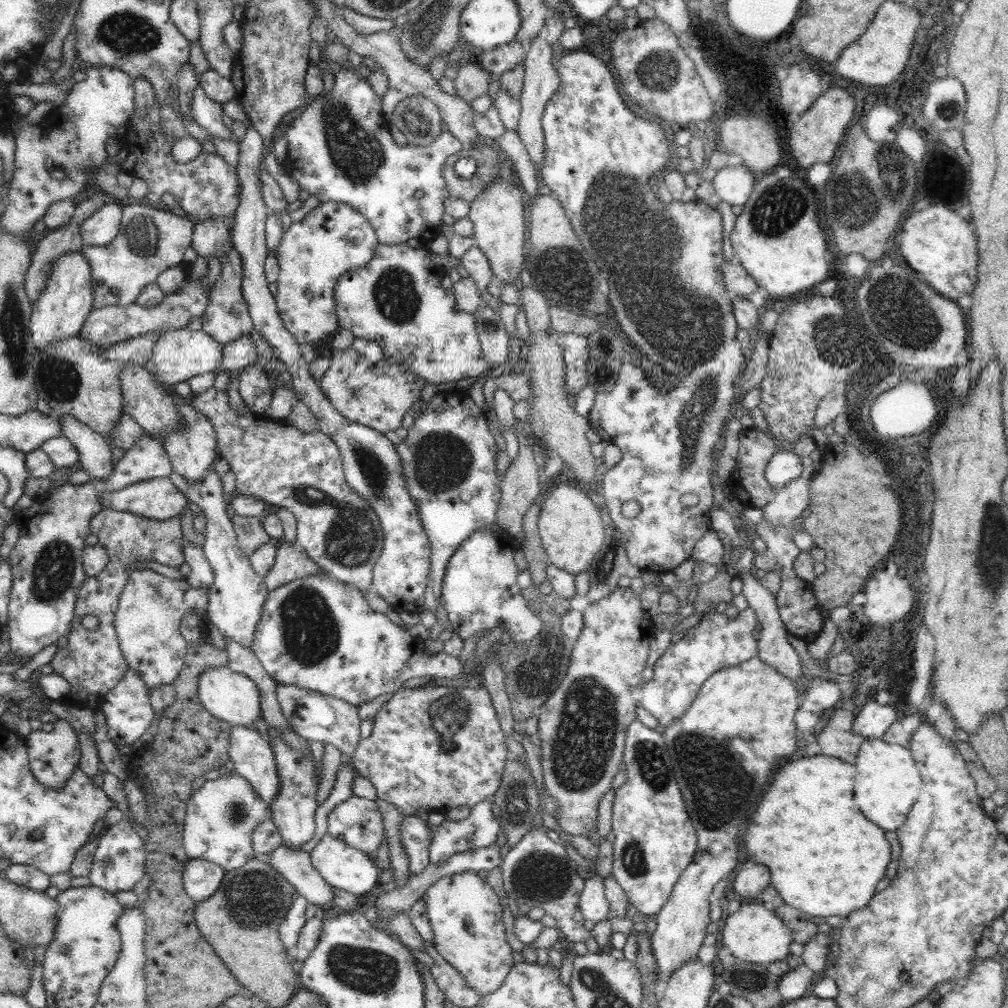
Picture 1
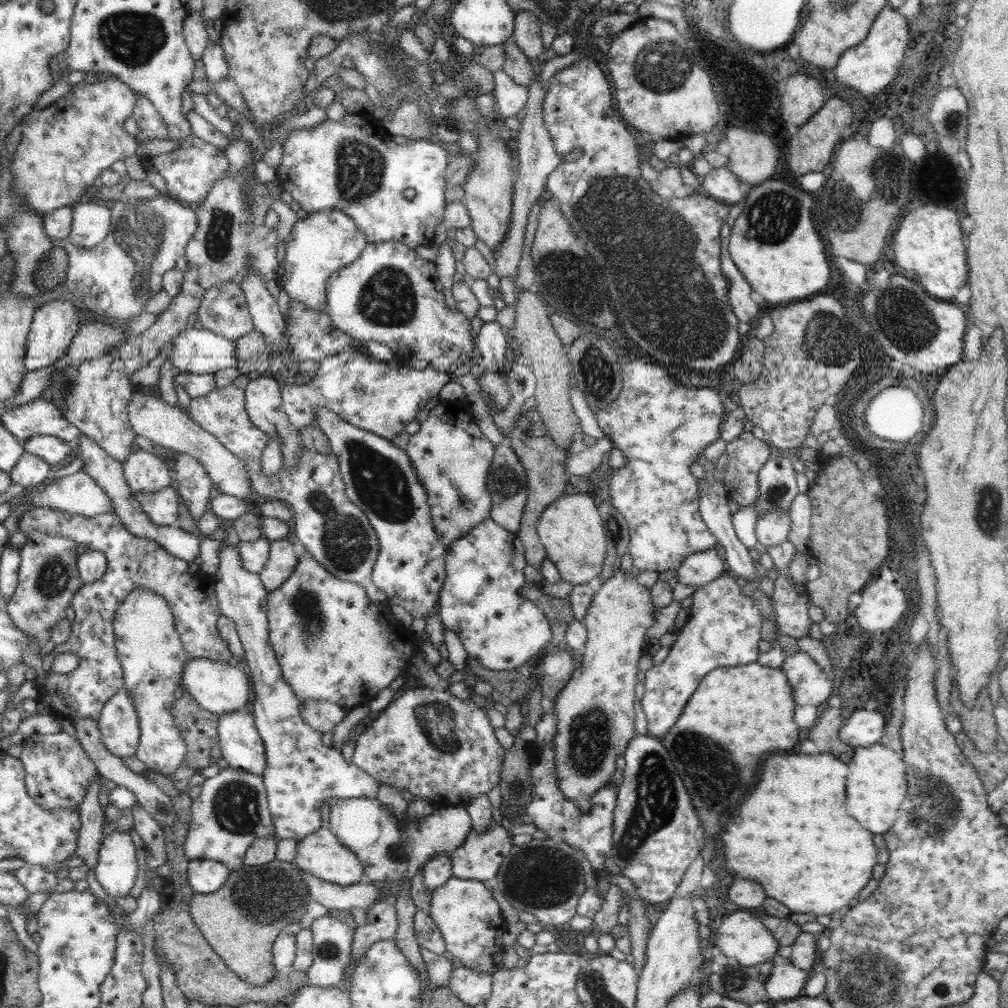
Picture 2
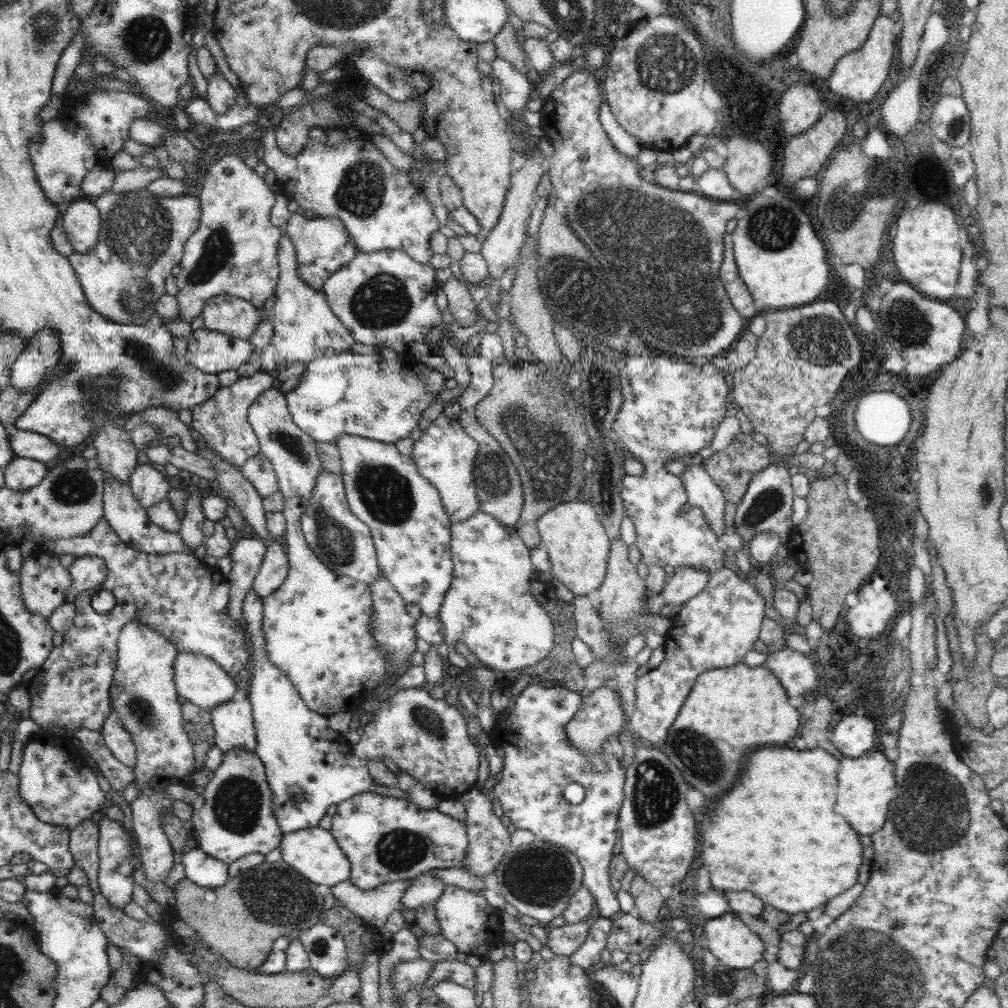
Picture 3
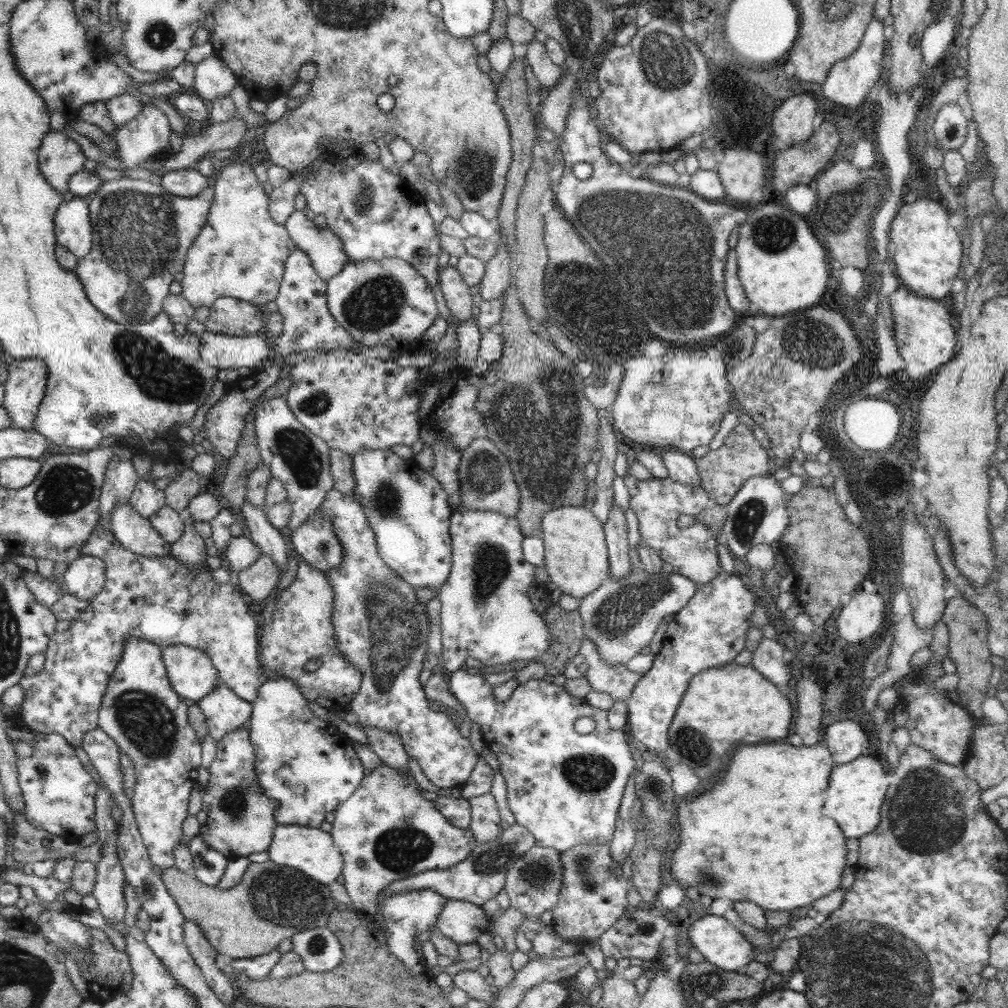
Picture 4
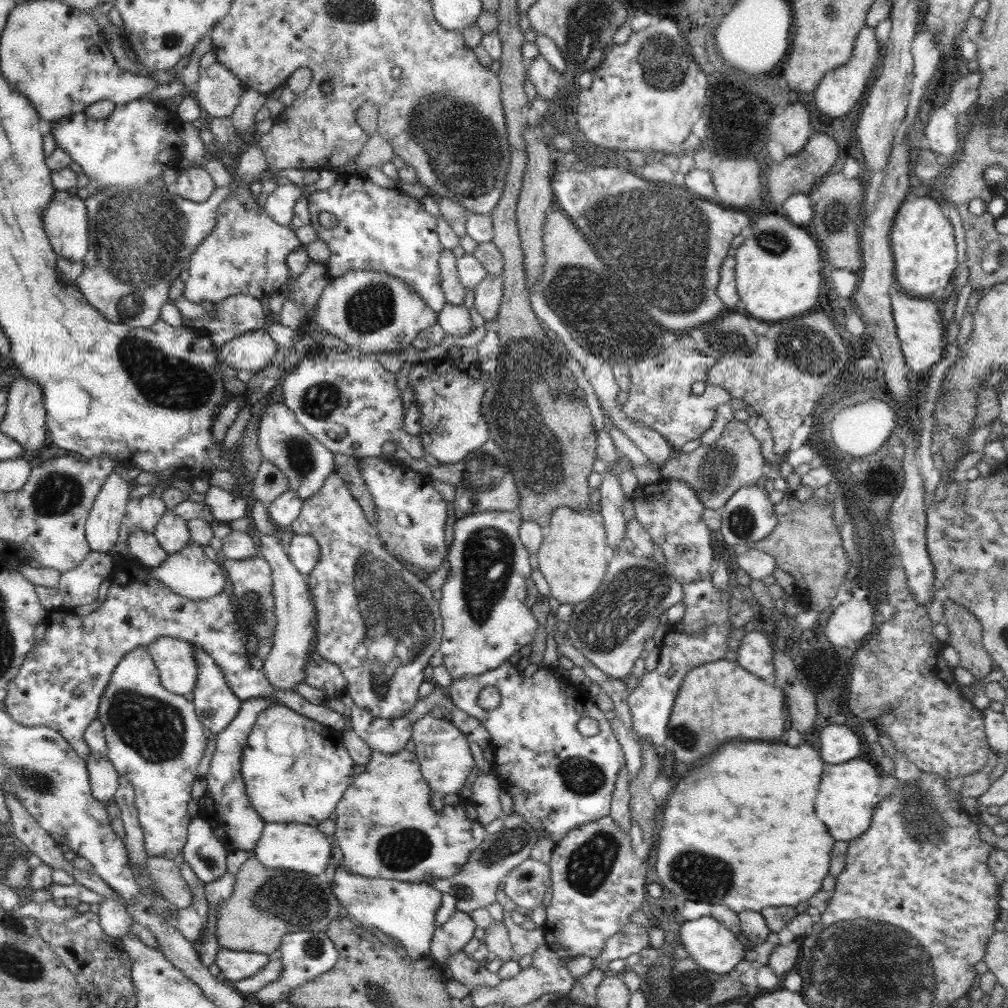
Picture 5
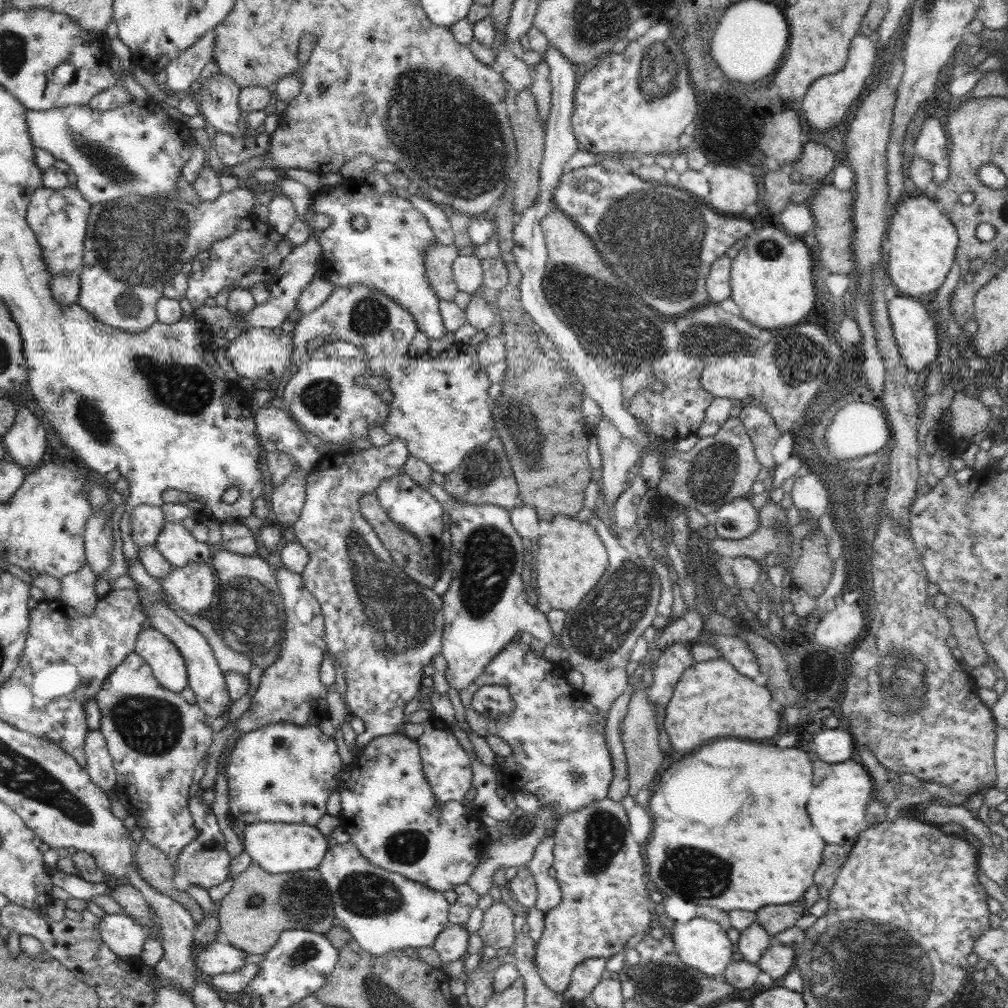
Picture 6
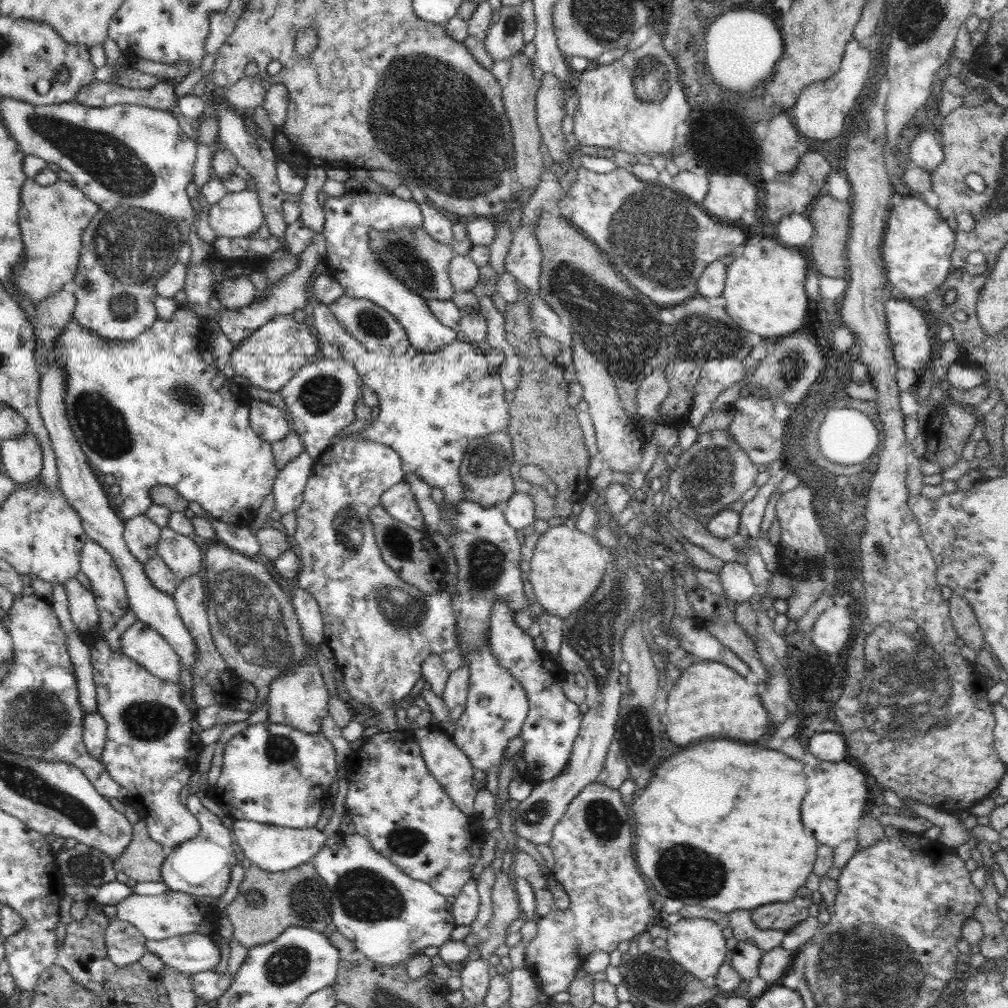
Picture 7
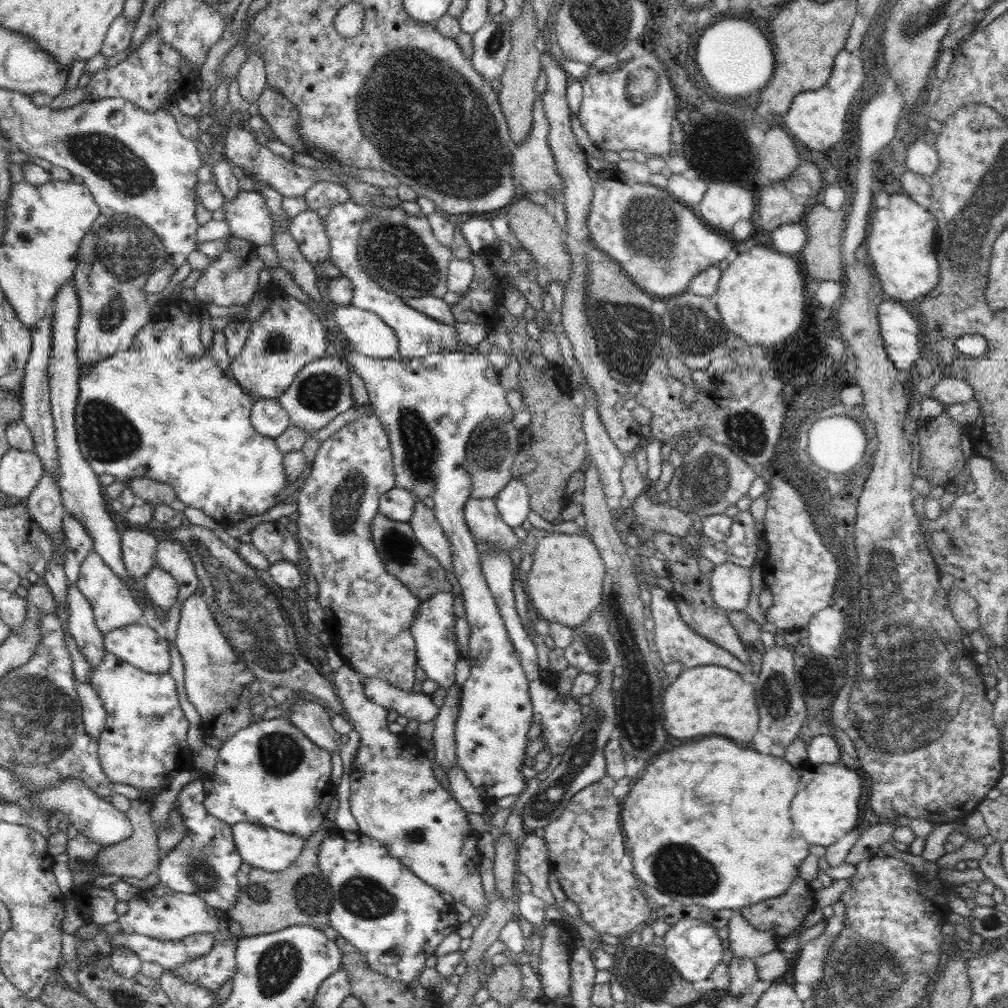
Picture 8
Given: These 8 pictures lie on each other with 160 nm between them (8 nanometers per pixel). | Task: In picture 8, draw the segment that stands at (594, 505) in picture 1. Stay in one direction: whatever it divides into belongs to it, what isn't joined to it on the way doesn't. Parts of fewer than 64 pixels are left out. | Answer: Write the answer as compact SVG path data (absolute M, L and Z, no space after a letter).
M550 533L535 540L532 570L526 593L536 618L576 628L590 619L601 604L605 565L598 548L585 533Z

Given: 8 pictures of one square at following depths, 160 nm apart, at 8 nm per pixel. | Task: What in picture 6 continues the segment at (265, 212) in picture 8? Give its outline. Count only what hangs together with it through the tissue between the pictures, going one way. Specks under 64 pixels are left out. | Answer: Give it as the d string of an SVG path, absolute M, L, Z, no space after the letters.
M236 188L231 192L221 192L213 201L201 201L198 206L176 195L128 195L104 204L92 204L84 239L77 303L100 323L126 332L146 331L157 322L155 308L163 294L164 284L180 273L183 263L196 256L196 253L210 248L214 242L228 238L237 229L241 218L254 213L256 202L267 207L271 199L272 195L269 194L252 194L247 188Z

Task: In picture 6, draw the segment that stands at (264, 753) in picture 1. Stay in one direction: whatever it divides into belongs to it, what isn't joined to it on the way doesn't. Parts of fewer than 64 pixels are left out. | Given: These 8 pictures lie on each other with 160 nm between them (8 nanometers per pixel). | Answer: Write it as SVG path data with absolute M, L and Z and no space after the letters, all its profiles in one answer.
M132 560L132 562L126 562L128 570L126 574L130 577L137 585L136 595L140 597L140 603L142 603L144 612L146 613L147 619L152 625L152 629L158 630L171 640L172 644L176 645L180 655L184 658L186 663L186 669L188 673L188 686L192 688L196 695L197 705L204 711L204 714L208 718L215 719L220 716L223 712L226 712L232 702L230 700L227 686L225 683L225 674L220 669L216 658L214 657L212 648L208 644L204 635L190 626L185 620L178 617L162 600L162 595L165 595L158 579L153 578L151 574L148 574L144 569L144 566L140 564L139 560Z

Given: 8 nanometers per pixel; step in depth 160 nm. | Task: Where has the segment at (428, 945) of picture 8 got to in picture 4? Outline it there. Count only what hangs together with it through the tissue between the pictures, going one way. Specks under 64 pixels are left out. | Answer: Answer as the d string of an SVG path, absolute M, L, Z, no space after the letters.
M426 889L392 893L384 898L380 897L379 893L377 907L378 904L381 904L381 914L384 916L388 930L387 935L383 936L383 939L389 946L389 951L404 963L409 975L419 975L427 971L424 958L415 949L415 936L429 930L429 926L435 924L446 901L447 898L440 893Z

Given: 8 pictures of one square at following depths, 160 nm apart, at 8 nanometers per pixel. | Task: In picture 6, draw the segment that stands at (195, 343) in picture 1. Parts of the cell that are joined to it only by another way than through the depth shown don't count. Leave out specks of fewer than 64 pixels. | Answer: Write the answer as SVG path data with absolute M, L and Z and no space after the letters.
M251 327L231 340L225 349L228 360L241 377L250 378L254 381L266 380L270 383L293 368L290 362L292 350L294 350L293 338L285 334L280 327Z

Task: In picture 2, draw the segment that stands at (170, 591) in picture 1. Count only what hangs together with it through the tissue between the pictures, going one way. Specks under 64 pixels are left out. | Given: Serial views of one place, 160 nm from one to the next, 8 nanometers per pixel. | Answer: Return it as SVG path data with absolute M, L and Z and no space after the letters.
M134 589L118 607L113 620L115 634L115 649L123 669L123 687L129 692L132 704L138 715L140 738L136 758L142 760L148 769L153 769L163 775L172 774L182 764L187 753L185 740L174 724L170 709L174 704L174 692L178 690L186 664L192 659L180 640L175 629L174 615L163 597L148 589Z

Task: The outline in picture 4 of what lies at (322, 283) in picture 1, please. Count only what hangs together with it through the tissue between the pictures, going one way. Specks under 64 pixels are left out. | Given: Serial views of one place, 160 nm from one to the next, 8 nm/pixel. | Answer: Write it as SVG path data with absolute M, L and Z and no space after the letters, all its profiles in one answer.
M297 209L283 225L297 248L309 256L323 281L327 282L344 268L347 254L336 232L330 231L327 226L321 230L309 218L309 213Z

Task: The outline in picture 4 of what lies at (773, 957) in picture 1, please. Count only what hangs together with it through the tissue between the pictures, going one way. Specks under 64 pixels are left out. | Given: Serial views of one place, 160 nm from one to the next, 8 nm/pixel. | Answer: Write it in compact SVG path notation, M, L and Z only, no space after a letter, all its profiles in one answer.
M709 914L691 921L688 936L706 961L725 971L737 971L756 956L756 946L722 916Z

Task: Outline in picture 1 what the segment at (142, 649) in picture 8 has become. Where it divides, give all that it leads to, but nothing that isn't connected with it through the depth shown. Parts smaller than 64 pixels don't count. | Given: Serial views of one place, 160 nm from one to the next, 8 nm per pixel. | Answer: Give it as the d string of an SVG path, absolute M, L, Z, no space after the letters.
M229 667L208 668L198 679L199 701L216 718L231 725L248 725L261 722L260 691L253 680L246 675L233 672Z

